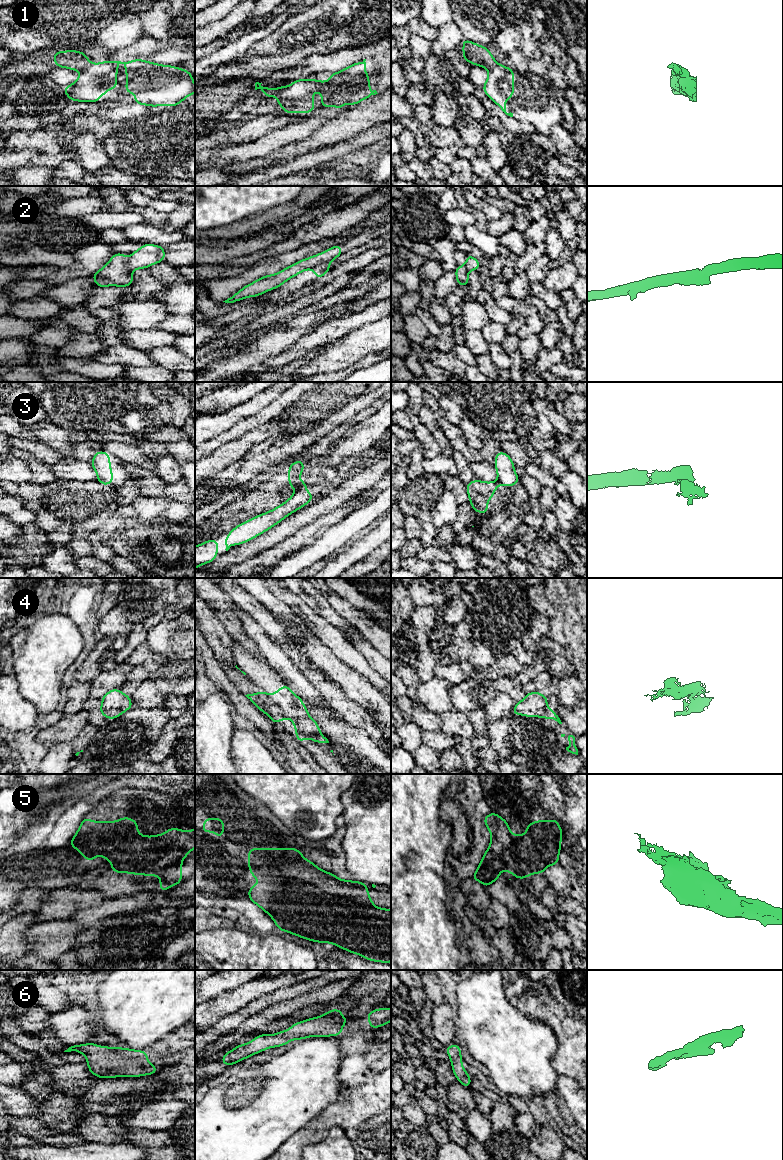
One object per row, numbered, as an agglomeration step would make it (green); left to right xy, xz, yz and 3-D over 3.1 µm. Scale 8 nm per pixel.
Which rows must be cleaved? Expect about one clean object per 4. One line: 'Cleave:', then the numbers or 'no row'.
Cleave: 1, 2, 3, 4

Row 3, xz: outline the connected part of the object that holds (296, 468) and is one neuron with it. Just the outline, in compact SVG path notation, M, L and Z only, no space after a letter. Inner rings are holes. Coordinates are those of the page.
M302 459L295 461L291 465L288 465L287 468L290 469L290 471L287 473L287 476L289 477L288 484L291 488L294 488L296 491L299 491L307 486L307 482L300 481L298 477L303 473L304 471L304 464L306 462L303 462Z

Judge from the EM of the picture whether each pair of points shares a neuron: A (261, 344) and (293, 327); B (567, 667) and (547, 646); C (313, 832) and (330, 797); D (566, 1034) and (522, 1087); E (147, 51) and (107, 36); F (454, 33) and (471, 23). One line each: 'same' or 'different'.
A: same
B: same
C: same
D: different
E: different
F: different

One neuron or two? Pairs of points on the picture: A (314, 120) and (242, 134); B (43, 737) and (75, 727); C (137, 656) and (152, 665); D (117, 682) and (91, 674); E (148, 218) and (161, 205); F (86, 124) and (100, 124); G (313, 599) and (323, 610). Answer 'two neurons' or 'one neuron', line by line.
A: two neurons
B: one neuron
C: one neuron
D: two neurons
E: two neurons
F: one neuron
G: one neuron

